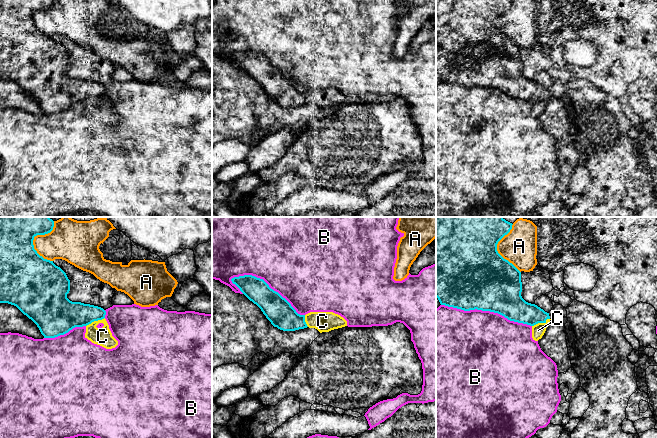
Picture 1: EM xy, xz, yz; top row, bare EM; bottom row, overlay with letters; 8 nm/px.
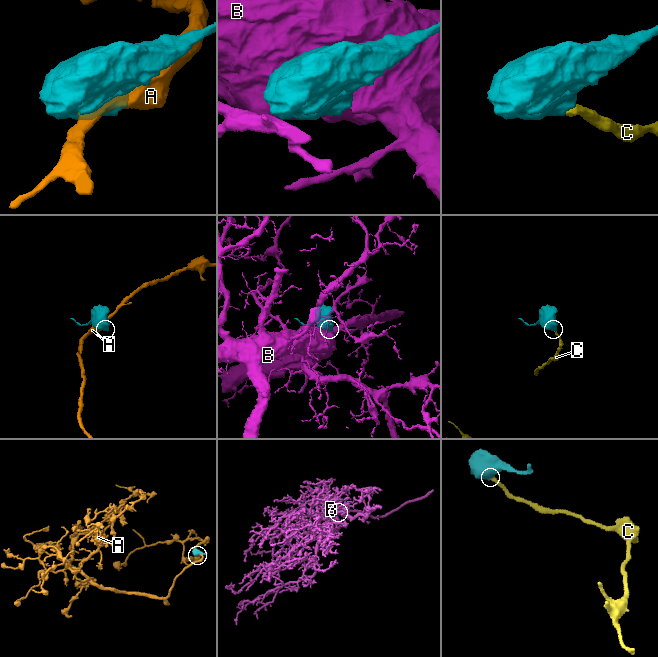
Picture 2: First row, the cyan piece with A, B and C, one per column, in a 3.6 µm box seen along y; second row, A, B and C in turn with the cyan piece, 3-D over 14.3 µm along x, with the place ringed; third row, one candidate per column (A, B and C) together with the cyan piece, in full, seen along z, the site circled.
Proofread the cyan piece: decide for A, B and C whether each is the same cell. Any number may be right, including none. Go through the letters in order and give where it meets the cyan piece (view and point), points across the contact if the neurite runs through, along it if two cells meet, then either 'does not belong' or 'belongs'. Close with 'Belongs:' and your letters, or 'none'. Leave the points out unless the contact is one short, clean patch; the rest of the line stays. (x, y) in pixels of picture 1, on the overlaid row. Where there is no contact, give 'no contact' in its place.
A: meets cyan in xy at (33, 238); does not belong
B: meets cyan in xz at (268, 285); does not belong
C: meets cyan in yz at (540, 322); belongs
Belongs: C

